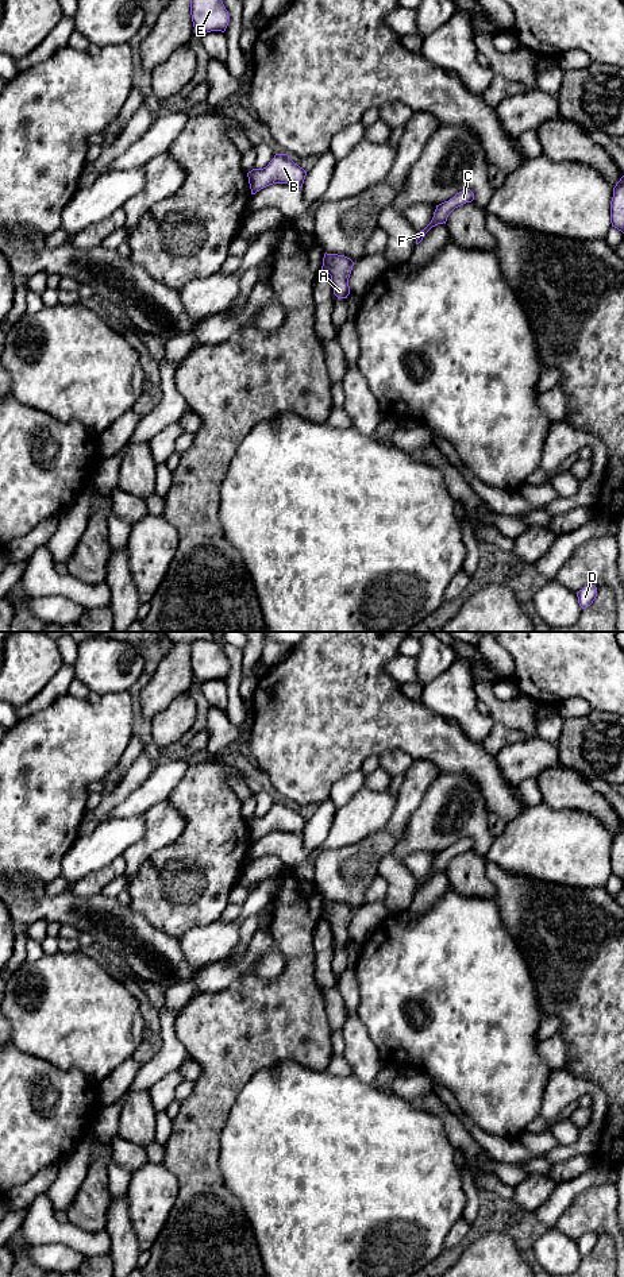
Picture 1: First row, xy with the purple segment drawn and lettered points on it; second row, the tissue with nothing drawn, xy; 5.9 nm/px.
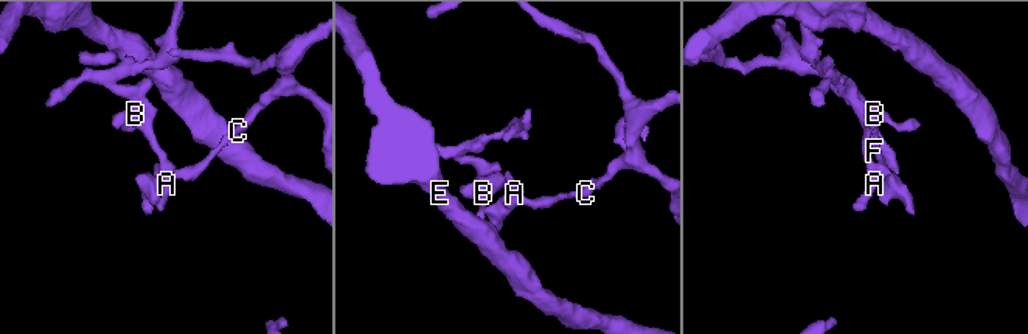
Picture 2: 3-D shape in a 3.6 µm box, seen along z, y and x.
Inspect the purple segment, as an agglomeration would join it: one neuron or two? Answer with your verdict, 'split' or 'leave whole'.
split

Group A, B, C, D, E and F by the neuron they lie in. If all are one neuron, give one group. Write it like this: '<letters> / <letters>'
A B / C D E F

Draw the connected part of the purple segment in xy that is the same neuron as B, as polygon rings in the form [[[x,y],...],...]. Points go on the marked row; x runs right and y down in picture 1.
[[[276,154],[263,169],[247,173],[251,194],[273,184],[288,184],[303,188],[307,171],[294,163],[288,154]]]

